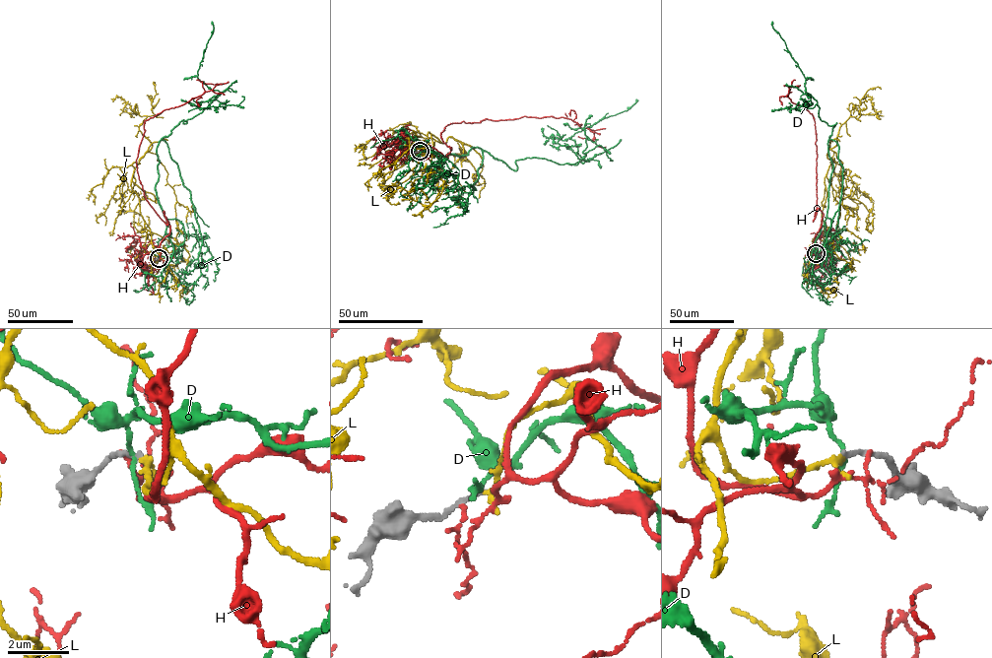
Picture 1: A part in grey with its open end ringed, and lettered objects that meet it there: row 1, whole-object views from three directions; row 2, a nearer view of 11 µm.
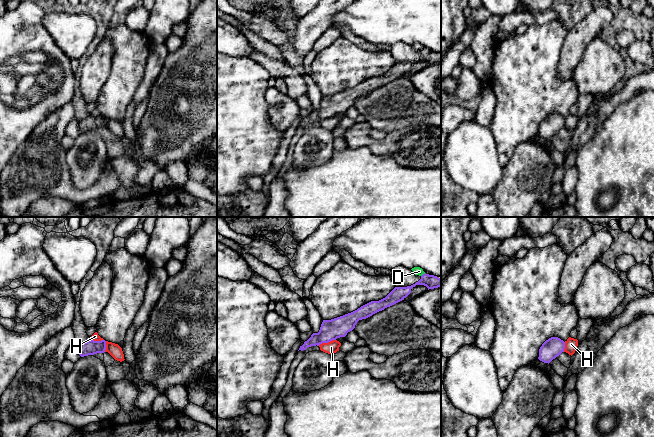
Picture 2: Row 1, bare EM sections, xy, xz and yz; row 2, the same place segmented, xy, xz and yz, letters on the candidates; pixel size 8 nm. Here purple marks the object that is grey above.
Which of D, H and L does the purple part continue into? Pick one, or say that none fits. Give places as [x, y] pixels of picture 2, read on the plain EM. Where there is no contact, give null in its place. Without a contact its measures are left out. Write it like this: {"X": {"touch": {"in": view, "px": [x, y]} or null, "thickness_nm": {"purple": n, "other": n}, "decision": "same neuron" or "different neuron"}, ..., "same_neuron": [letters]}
{"D": {"touch": {"in": "xz", "px": [423, 50]}, "thickness_nm": {"purple": 110, "other": 70}, "decision": "different neuron"}, "H": {"touch": {"in": "xz", "px": [326, 118]}, "thickness_nm": {"purple": 170, "other": 100}, "decision": "different neuron"}, "L": {"touch": {"in": "xz", "px": [439, 54]}, "thickness_nm": {"purple": 110, "other": 20}, "decision": "same neuron"}, "same_neuron": ["L"]}

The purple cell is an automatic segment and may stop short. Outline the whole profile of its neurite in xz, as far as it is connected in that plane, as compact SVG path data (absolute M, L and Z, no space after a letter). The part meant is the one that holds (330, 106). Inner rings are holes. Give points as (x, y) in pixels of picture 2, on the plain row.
M425 49L415 60L407 63L395 63L385 74L379 77L371 77L343 92L331 96L323 96L319 108L313 109L311 113L300 122L299 126L303 127L311 122L319 122L322 119L328 119L337 114L345 113L348 108L355 104L359 96L366 95L404 76L411 69L411 65L416 61L424 61L428 66L434 65L441 63L441 55L437 52Z

